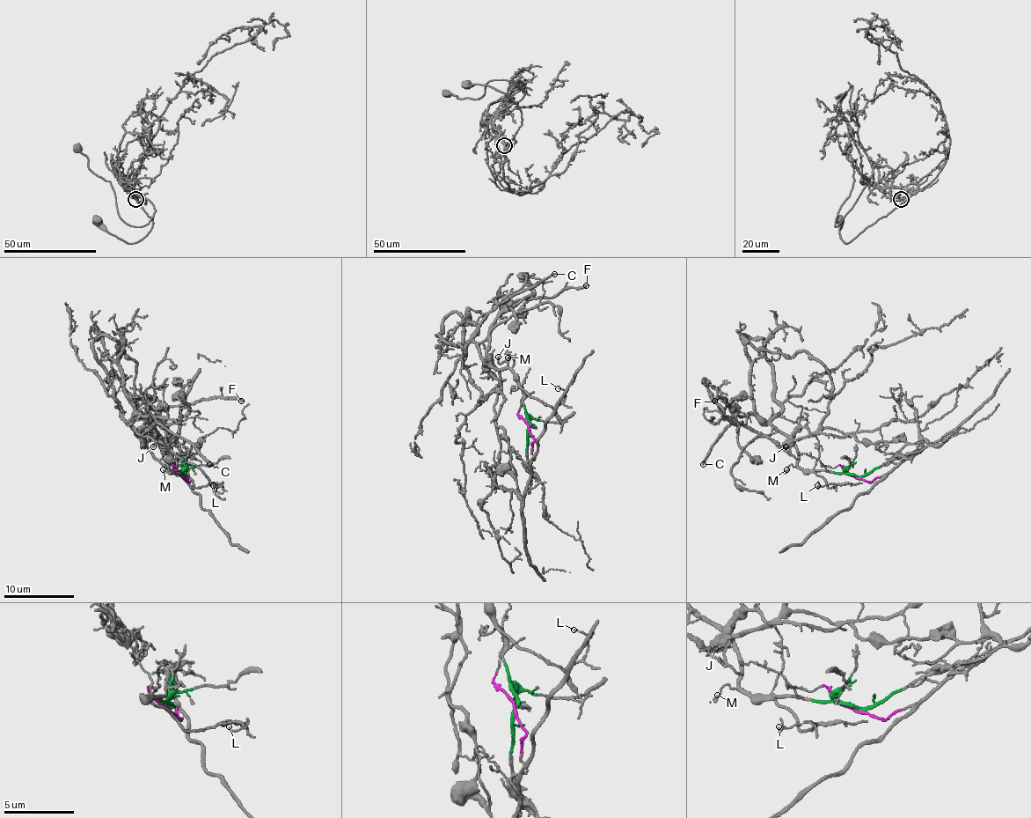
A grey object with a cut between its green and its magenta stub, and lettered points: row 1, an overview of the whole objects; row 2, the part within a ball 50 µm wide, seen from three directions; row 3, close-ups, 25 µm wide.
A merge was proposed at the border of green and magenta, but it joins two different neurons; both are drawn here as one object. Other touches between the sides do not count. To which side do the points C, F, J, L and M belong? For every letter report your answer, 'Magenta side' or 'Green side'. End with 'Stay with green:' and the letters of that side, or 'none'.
C: Green side
F: Green side
J: Green side
L: Green side
M: Green side
Stay with green: C, F, J, L, M

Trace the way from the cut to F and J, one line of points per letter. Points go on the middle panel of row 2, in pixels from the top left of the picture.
F: (529, 428), (523, 387), (508, 368), (490, 363), (490, 329), (515, 301), (555, 298), (564, 289), (587, 285)
J: (529, 428), (523, 387), (515, 373), (506, 368), (506, 361), (500, 363), (499, 356)

